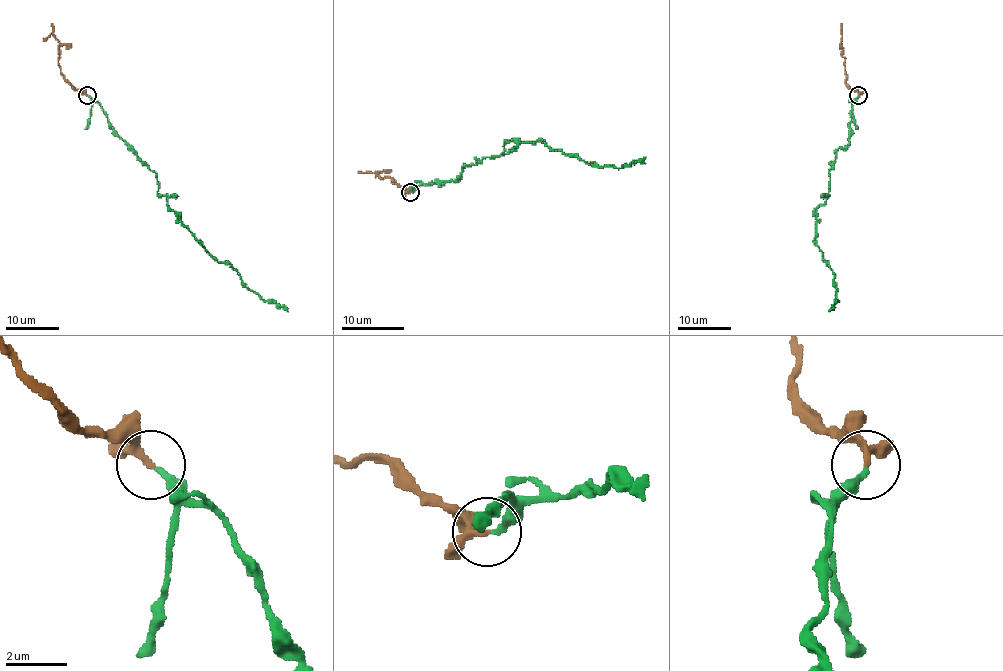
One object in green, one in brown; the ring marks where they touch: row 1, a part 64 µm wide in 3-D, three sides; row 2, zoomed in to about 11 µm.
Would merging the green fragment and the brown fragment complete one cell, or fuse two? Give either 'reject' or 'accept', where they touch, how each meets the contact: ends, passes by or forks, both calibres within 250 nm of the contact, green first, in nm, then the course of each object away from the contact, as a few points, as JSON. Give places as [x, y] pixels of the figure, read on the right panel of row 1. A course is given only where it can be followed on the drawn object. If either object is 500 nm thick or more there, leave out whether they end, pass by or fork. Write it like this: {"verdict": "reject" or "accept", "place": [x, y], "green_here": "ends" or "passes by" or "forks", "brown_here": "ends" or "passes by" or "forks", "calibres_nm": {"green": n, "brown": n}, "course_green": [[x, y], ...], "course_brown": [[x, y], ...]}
{"verdict": "accept", "place": [858, 95], "green_here": "ends", "brown_here": "passes by", "calibres_nm": {"green": 240, "brown": 180}, "course_green": [[858, 96], [849, 142], [836, 152], [828, 195], [814, 213], [815, 244], [836, 288], [828, 311]], "course_brown": [[858, 96], [846, 83], [842, 34], [841, 41]]}

